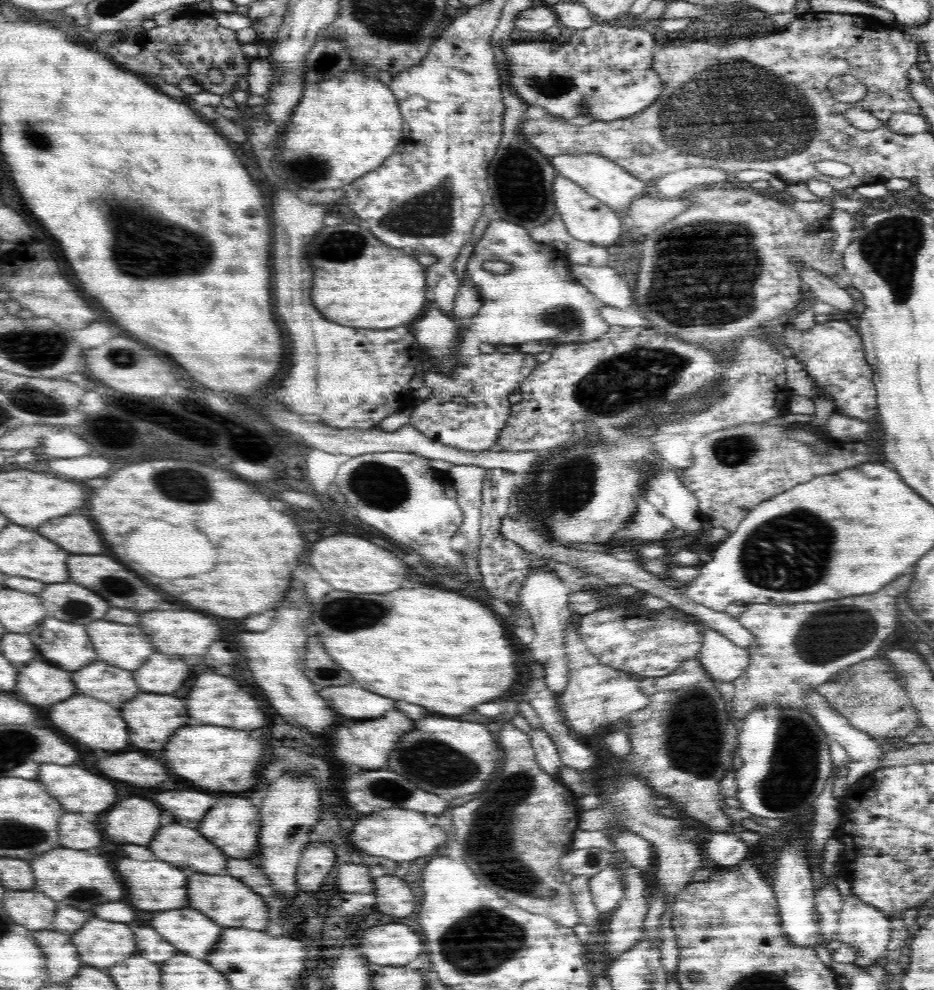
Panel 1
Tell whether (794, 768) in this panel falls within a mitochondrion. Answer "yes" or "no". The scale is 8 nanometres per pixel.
yes

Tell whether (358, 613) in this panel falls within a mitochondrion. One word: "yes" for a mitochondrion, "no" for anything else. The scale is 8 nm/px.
yes

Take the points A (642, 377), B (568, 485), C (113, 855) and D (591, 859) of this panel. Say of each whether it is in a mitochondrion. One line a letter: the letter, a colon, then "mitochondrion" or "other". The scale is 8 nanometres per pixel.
A: mitochondrion
B: mitochondrion
C: other
D: mitochondrion

